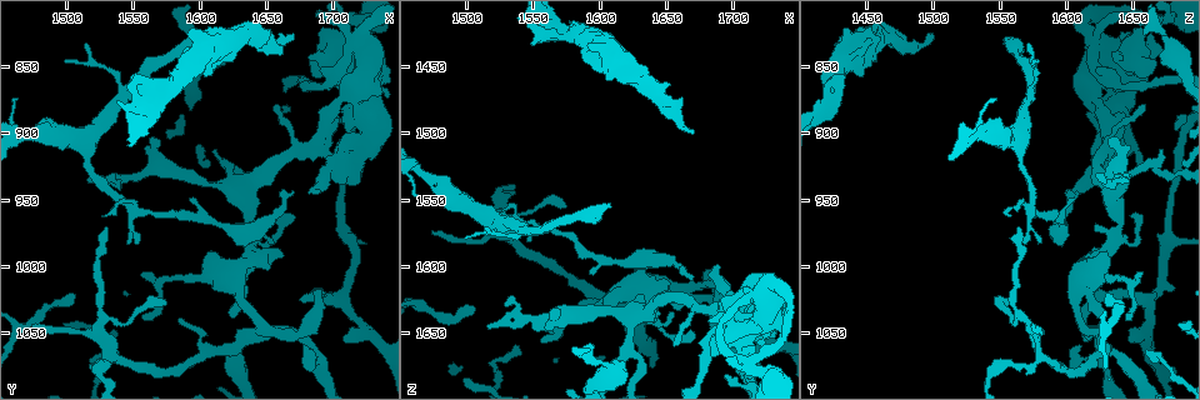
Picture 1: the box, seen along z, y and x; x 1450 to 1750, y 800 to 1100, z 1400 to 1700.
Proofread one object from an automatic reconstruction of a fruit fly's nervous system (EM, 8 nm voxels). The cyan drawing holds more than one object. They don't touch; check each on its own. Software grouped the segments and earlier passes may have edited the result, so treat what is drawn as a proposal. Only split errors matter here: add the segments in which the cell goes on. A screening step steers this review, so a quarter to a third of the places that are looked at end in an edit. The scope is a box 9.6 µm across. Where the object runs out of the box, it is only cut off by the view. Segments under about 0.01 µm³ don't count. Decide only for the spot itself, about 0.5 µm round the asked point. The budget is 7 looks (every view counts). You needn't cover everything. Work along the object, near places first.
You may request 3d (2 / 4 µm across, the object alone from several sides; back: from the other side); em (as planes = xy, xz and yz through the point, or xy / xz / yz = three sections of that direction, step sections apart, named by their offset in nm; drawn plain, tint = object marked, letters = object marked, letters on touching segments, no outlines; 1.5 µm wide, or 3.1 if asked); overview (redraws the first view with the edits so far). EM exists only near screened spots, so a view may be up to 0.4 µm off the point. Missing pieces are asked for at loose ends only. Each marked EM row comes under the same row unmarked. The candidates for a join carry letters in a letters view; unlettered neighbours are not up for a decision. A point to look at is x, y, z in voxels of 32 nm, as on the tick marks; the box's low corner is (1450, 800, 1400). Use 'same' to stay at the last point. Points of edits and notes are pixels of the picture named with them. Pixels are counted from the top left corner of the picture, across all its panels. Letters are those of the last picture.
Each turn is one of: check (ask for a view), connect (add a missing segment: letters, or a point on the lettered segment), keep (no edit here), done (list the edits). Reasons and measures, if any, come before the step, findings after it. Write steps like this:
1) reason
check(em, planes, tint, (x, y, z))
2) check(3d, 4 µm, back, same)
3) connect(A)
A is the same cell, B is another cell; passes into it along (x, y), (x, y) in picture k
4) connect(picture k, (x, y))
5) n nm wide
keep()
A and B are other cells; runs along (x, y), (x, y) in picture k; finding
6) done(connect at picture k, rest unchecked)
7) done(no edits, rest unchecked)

tapers out
check(3d, 2 µm, (1554, 980, 1568))

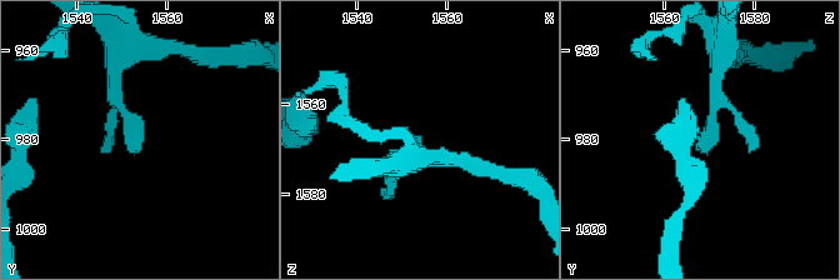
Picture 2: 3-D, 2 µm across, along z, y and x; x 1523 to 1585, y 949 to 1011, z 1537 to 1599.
check(em, yz, step 4, letters, (1554, 982, 1568))

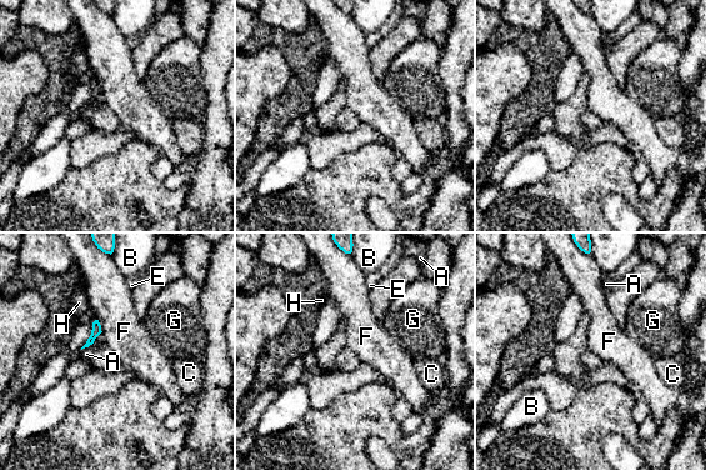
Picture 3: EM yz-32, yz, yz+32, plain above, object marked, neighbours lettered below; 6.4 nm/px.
keep()
A, B, C, E, F, G and H are other cells; none of them fits

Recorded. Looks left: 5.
free end
check(3d, 2 µm, back, (1608, 830, 1554))

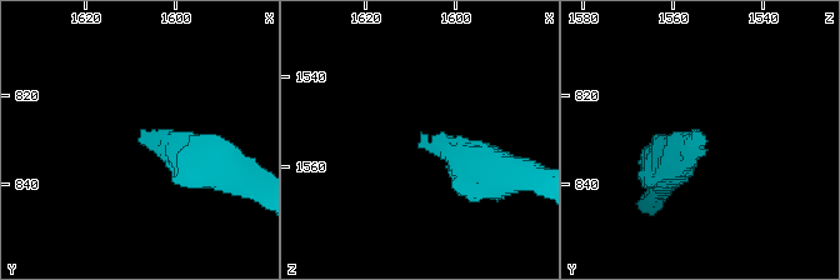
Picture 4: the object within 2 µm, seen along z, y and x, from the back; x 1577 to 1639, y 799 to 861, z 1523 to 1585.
shape alone is not enough
check(em, xz, step 4, letters, (1608, 829, 1554))

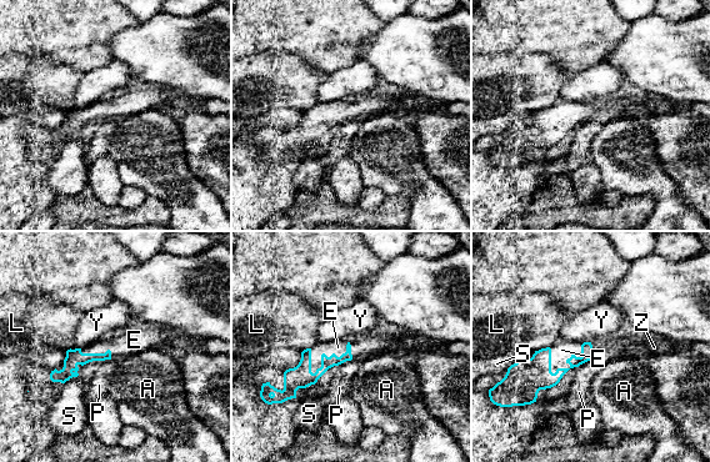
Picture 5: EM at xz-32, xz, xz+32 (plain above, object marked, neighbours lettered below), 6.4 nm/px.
connect(E)
E is the same cell, A, L, P, S, Y and Z are other cells; passes into it along (299, 377), (326, 356), (338, 347) in picture 5; the cell continues

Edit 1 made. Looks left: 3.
check(overview)

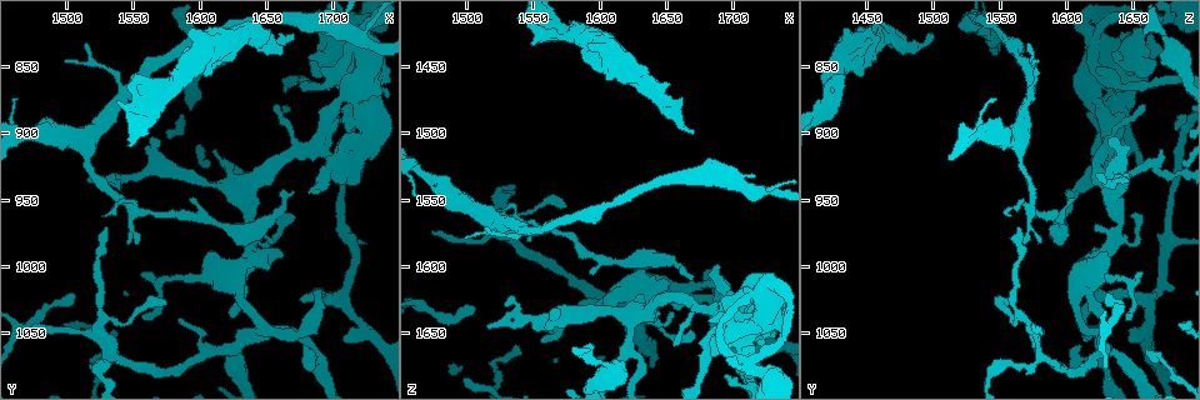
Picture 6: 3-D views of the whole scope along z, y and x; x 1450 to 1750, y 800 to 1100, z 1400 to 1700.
an open end
check(em, planes, tint, (1678, 1060, 1612))

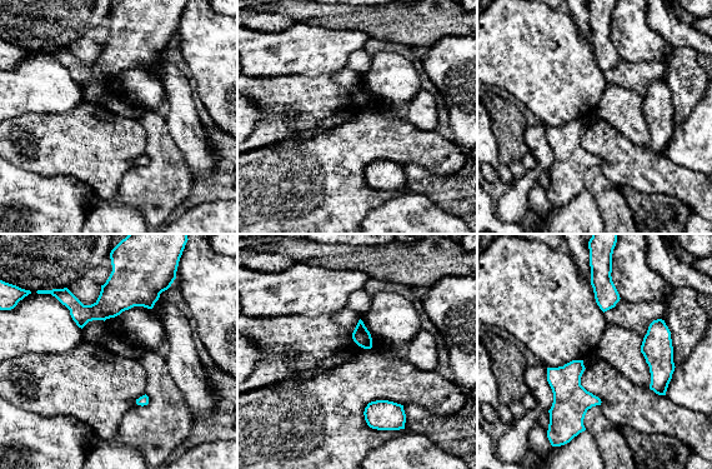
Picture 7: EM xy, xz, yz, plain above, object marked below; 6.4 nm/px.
see the neighbours
check(em, planes, letters, same)

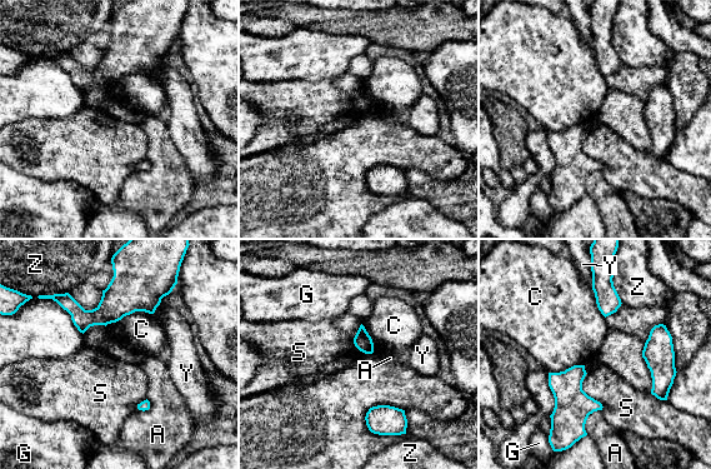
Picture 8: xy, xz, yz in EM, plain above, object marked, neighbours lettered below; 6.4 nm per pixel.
C touches over 320 nm
keep()
A, C, G, S, Y and Z are other cells; runs along (158, 295), (121, 298), (101, 315), (66, 307) in picture 8; no lettered segment goes on from it

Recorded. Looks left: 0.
done(connect at picture 5, rest unchecked)

